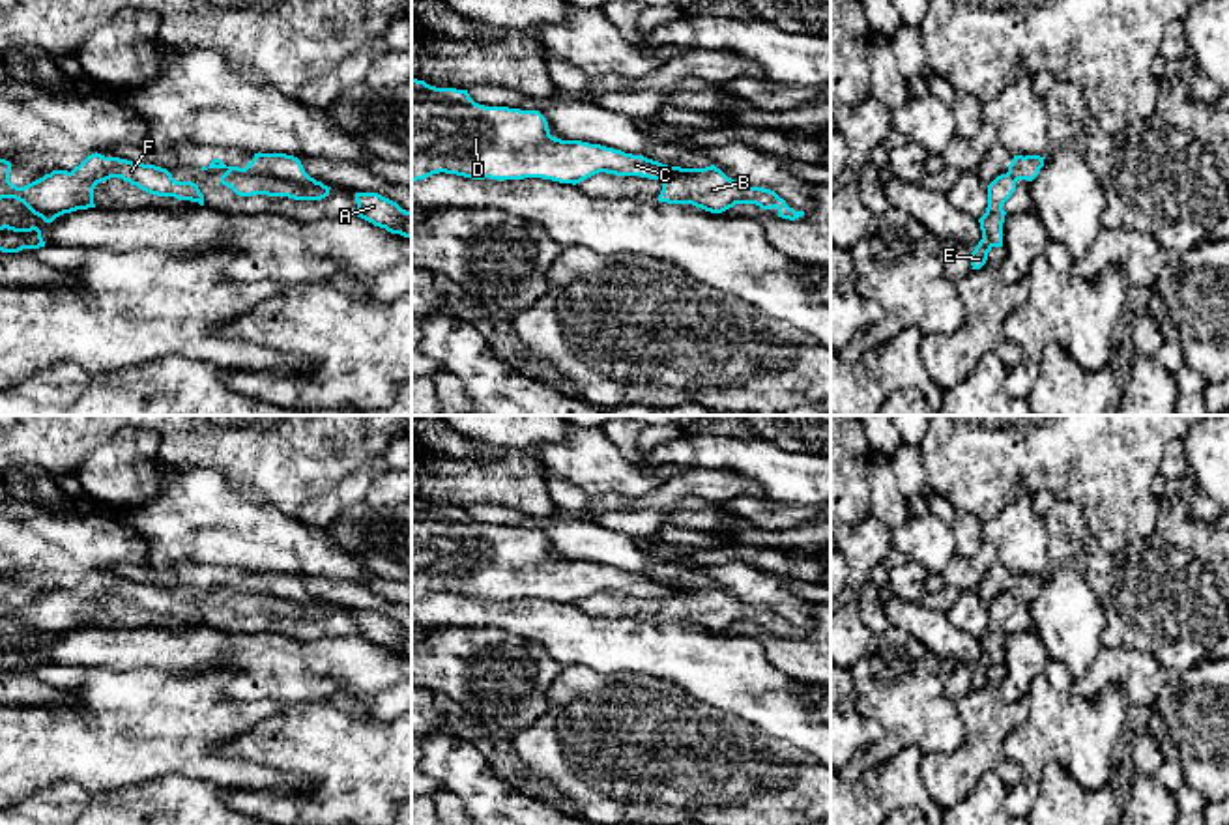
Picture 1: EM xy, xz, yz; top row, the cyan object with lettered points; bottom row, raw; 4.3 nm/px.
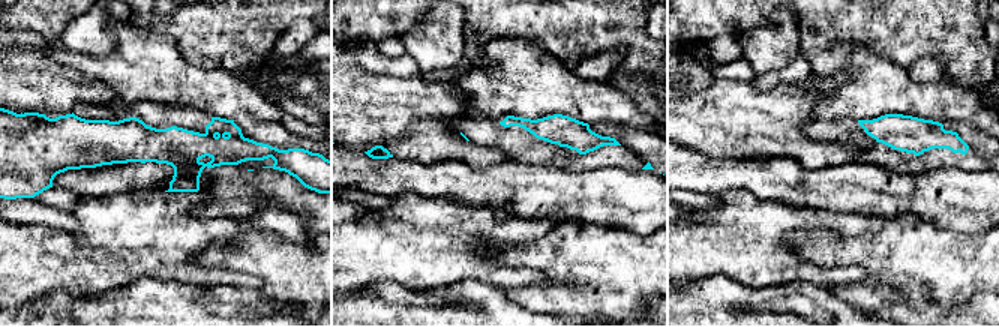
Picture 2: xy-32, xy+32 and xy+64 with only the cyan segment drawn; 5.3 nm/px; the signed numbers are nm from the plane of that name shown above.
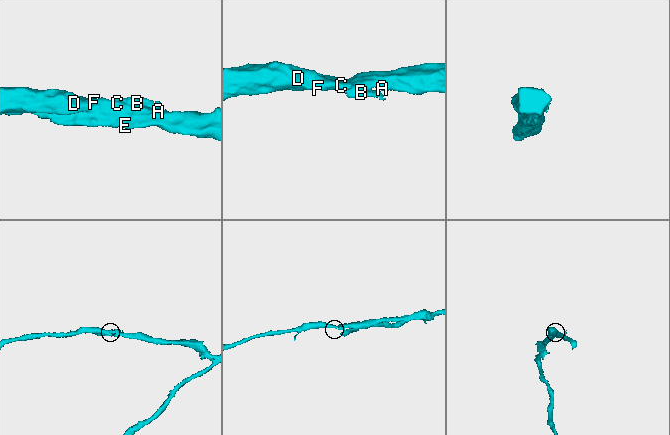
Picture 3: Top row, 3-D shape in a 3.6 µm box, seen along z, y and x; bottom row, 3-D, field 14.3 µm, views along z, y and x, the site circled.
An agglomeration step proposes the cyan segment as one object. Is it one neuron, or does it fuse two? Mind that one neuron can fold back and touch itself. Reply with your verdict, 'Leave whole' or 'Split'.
Split

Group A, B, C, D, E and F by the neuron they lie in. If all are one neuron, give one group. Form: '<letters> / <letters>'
A C D E F / B

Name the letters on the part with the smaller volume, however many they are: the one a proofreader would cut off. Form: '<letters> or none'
B

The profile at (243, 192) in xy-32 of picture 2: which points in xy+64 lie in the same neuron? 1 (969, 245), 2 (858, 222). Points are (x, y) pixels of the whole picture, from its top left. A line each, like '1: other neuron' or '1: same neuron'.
1: other neuron
2: other neuron

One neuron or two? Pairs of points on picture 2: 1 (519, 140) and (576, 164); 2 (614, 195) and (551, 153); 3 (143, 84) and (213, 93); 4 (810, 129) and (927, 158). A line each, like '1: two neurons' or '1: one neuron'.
1: one neuron
2: two neurons
3: one neuron
4: one neuron

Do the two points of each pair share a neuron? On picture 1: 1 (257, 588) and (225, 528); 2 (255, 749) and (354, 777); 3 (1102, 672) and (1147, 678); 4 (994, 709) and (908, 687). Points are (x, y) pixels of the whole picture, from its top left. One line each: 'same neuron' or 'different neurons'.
1: different neurons
2: same neuron
3: same neuron
4: different neurons

